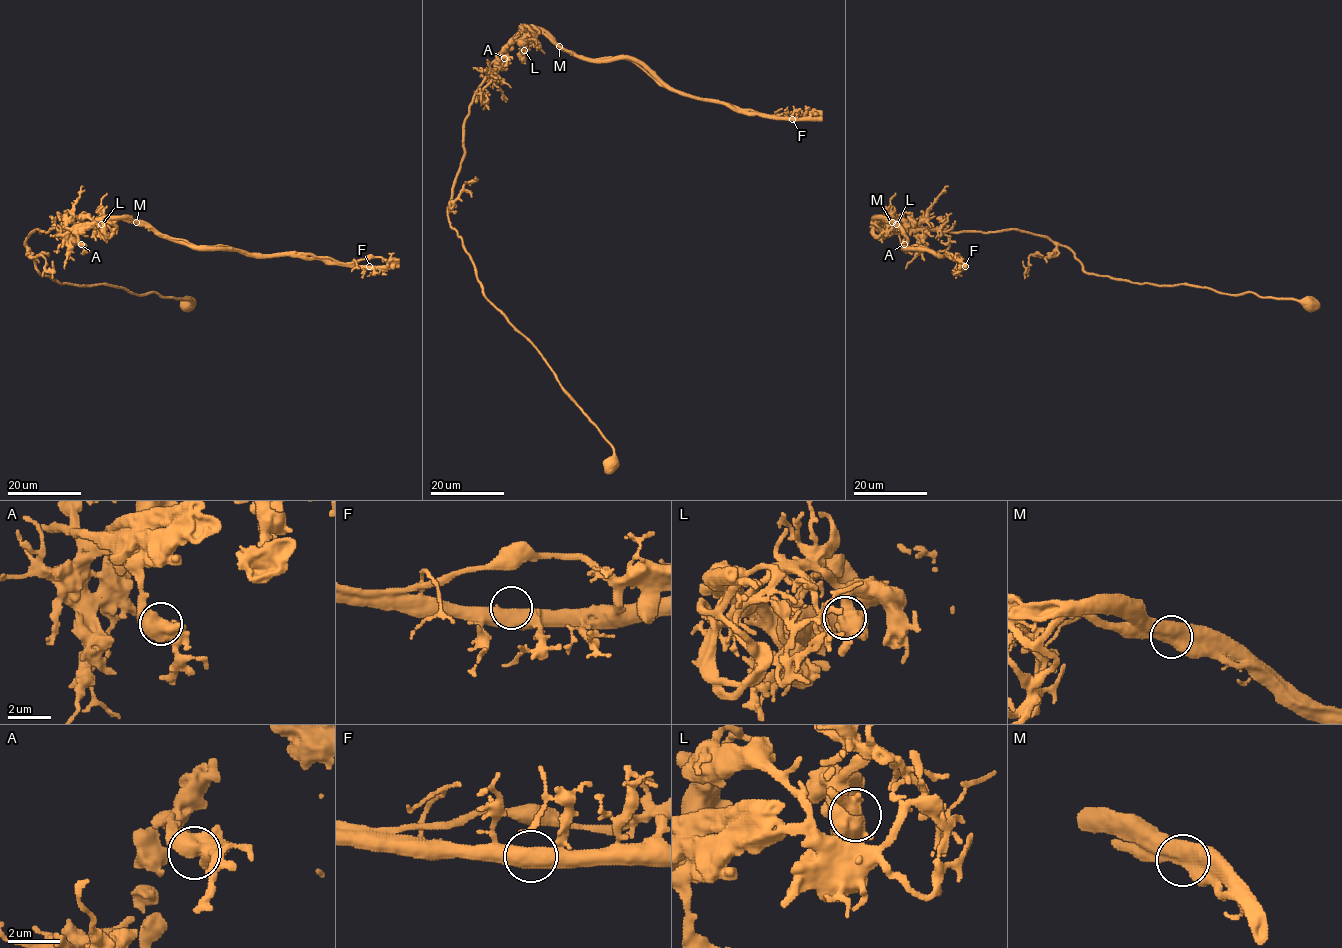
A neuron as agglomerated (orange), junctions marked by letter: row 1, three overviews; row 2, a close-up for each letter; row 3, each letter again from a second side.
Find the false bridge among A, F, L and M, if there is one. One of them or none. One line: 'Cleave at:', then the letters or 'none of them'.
Cleave at: M

